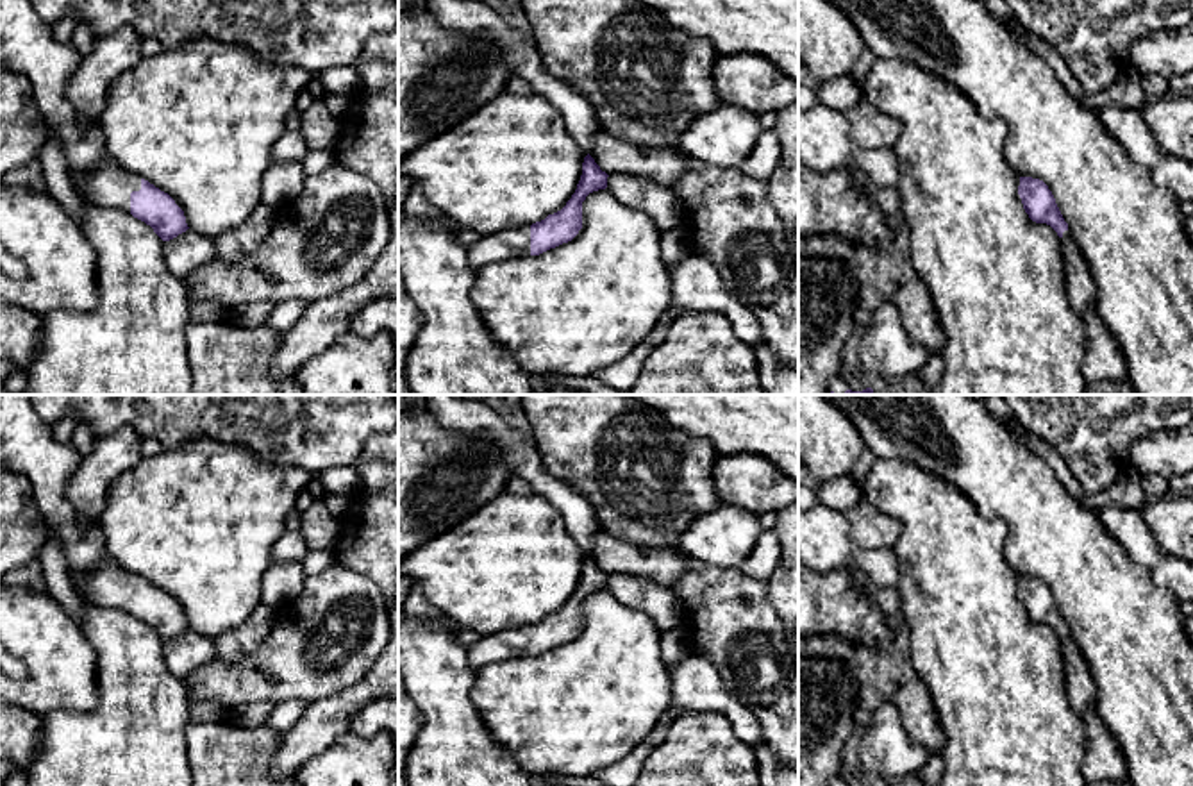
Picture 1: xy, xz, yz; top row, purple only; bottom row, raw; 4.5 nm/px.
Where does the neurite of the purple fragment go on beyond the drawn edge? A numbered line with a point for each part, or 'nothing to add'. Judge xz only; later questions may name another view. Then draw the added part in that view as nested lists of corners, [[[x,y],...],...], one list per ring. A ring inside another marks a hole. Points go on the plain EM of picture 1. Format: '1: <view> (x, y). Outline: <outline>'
1: xz (511, 643). Outline: [[[530,627],[482,636],[468,648],[470,666],[477,672],[488,663],[530,656]]]

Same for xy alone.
1: xy (106, 585). Outline: [[[113,559],[95,564],[79,581],[70,575],[71,584],[88,606],[116,607],[130,613],[130,593],[141,590],[141,577],[121,570]]]

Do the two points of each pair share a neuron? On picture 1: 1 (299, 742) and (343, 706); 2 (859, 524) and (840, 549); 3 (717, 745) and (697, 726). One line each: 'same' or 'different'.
1: same
2: different
3: same

